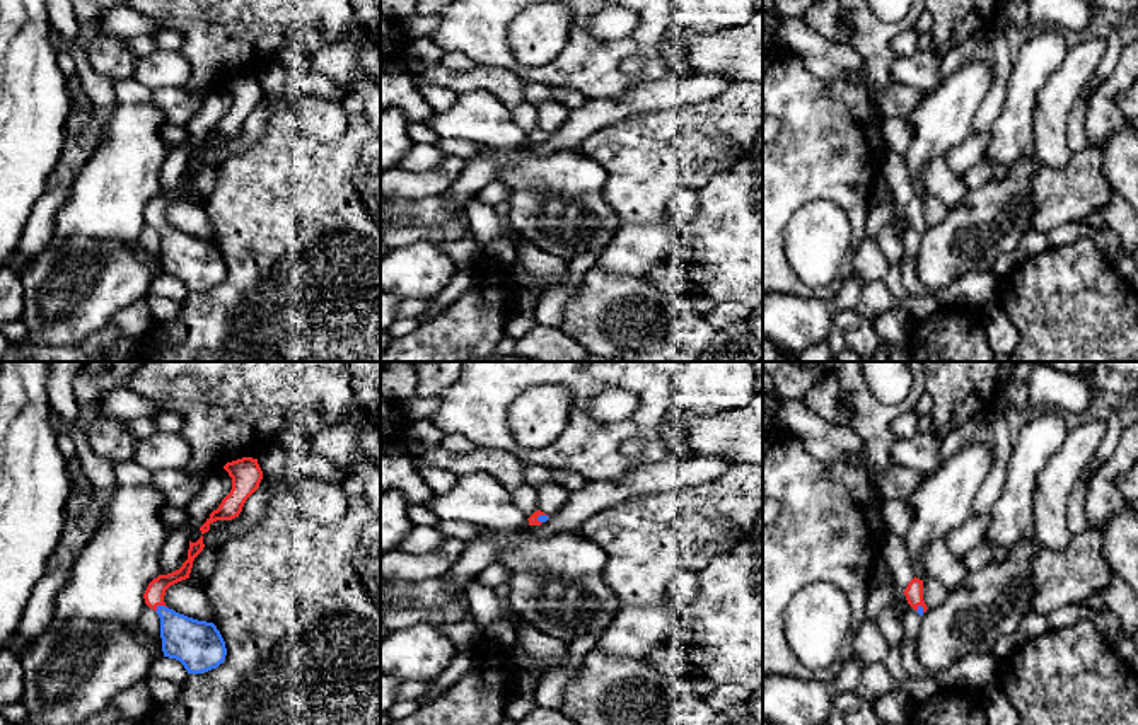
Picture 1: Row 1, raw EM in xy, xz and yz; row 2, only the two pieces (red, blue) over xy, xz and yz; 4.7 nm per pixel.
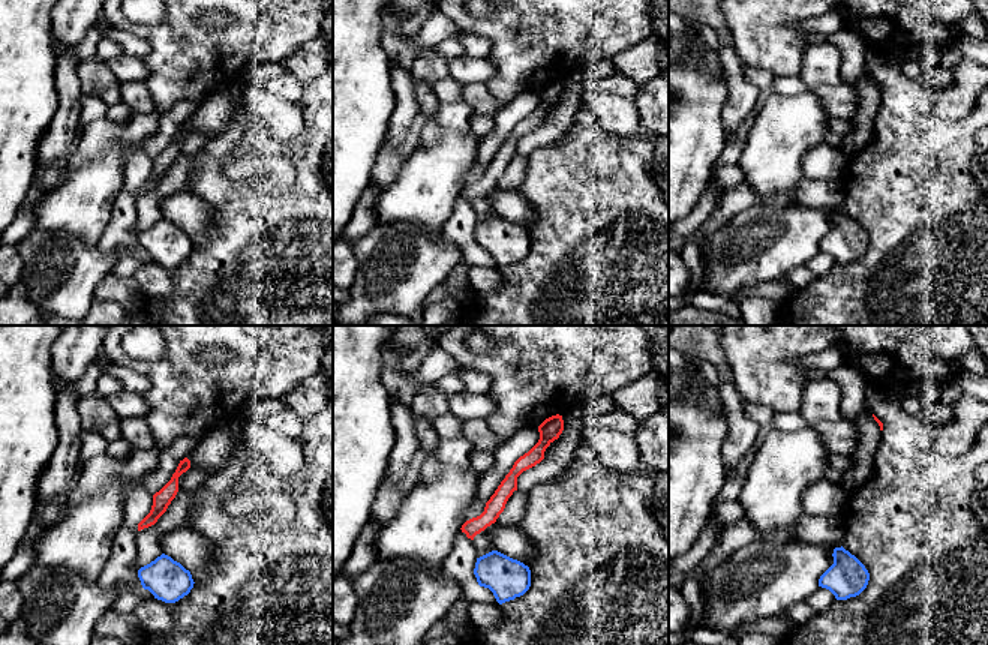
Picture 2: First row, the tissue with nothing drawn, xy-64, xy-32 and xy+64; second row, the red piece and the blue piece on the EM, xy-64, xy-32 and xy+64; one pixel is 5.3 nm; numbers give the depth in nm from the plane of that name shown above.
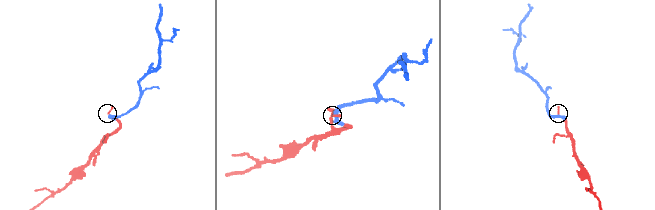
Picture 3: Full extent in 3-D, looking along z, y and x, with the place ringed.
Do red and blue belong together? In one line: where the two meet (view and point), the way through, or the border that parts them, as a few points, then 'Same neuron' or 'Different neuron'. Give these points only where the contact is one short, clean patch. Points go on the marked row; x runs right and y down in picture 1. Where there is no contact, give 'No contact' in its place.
Touches red at xy (159, 604). Same neuron

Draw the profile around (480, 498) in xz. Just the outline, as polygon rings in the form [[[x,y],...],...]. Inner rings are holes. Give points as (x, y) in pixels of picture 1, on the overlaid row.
[[[488,473],[457,476],[447,493],[425,503],[440,520],[469,522],[495,532],[519,531],[527,517],[514,505],[510,490]]]

